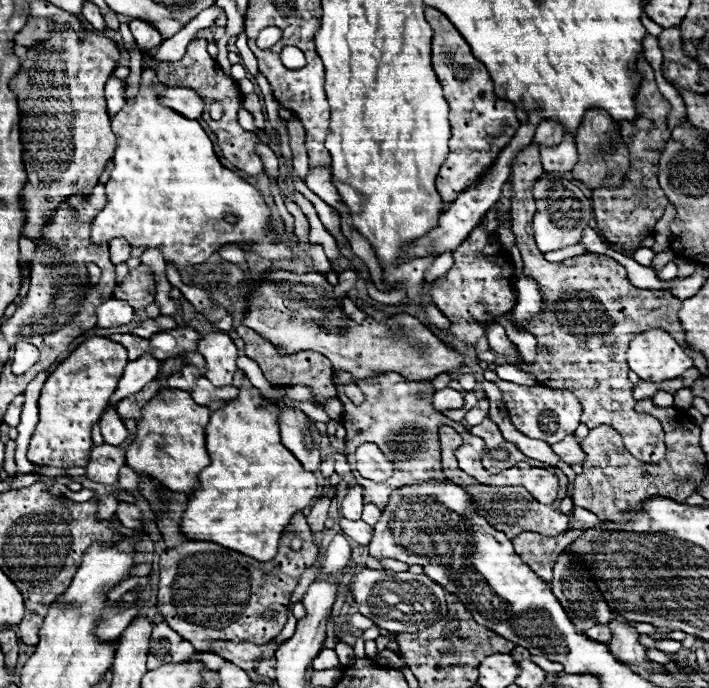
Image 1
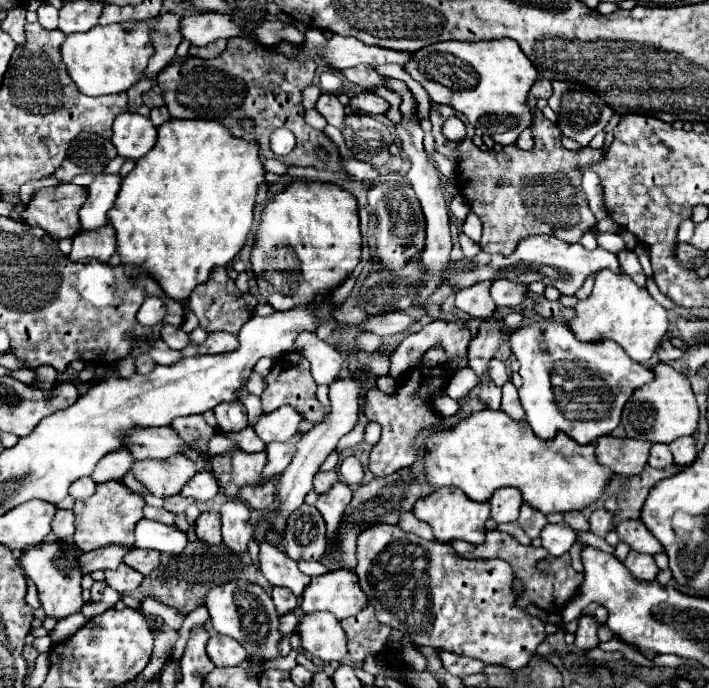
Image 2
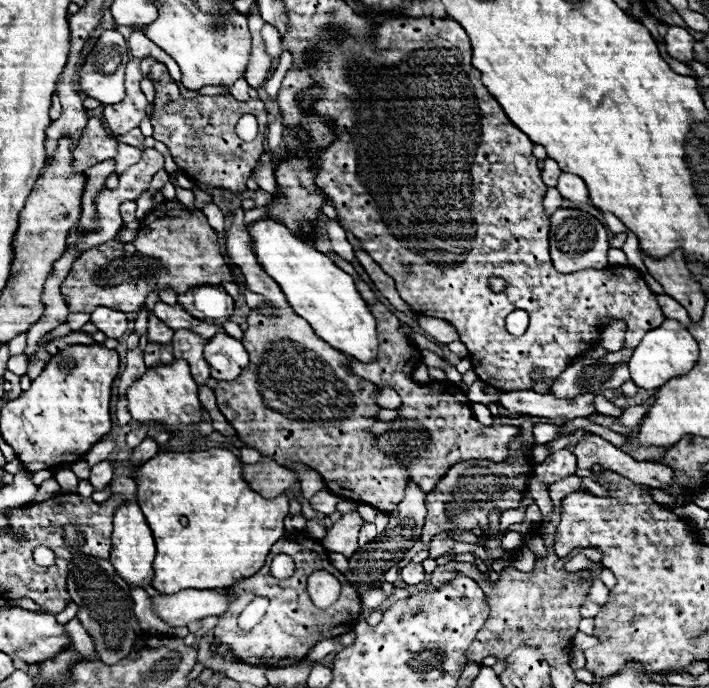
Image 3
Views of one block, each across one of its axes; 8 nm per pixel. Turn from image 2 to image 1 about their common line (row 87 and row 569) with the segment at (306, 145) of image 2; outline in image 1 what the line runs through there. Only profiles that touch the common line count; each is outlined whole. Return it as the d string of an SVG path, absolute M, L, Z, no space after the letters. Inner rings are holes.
M298 512L292 516L290 524L282 532L278 554L268 562L252 560L240 552L232 552L214 542L184 542L184 546L176 546L176 550L166 550L160 556L160 590L158 590L156 612L162 614L164 622L172 630L176 630L182 638L192 642L194 648L200 652L208 652L210 644L216 640L240 640L240 642L252 642L252 644L266 644L268 640L276 638L280 630L284 628L288 620L286 608L302 572L318 560L318 546L312 540L314 538L312 538L310 526L306 524L306 516ZM294 536L302 538L302 548L298 550L298 558L296 558L296 552L290 548L290 542ZM266 608L272 608L278 612L276 620L262 618L262 610Z

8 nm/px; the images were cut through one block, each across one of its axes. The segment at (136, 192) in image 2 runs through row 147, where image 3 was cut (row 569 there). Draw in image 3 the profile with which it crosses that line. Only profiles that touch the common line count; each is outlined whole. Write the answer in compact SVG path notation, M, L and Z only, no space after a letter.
M208 448L204 452L184 452L184 454L156 454L154 458L150 458L144 466L140 468L132 468L128 464L128 468L136 474L136 484L138 484L138 504L144 512L144 518L154 534L156 540L156 560L154 560L154 580L152 586L160 592L160 594L176 594L180 590L186 588L198 588L198 590L214 590L214 588L224 588L230 586L234 580L246 578L248 574L254 574L256 570L260 570L266 562L266 556L270 552L270 548L274 546L276 540L280 540L280 536L284 534L284 518L288 516L288 496L280 494L276 498L264 498L262 494L254 492L250 488L250 484L242 478L242 462L240 458L236 458L230 450L226 448Z

